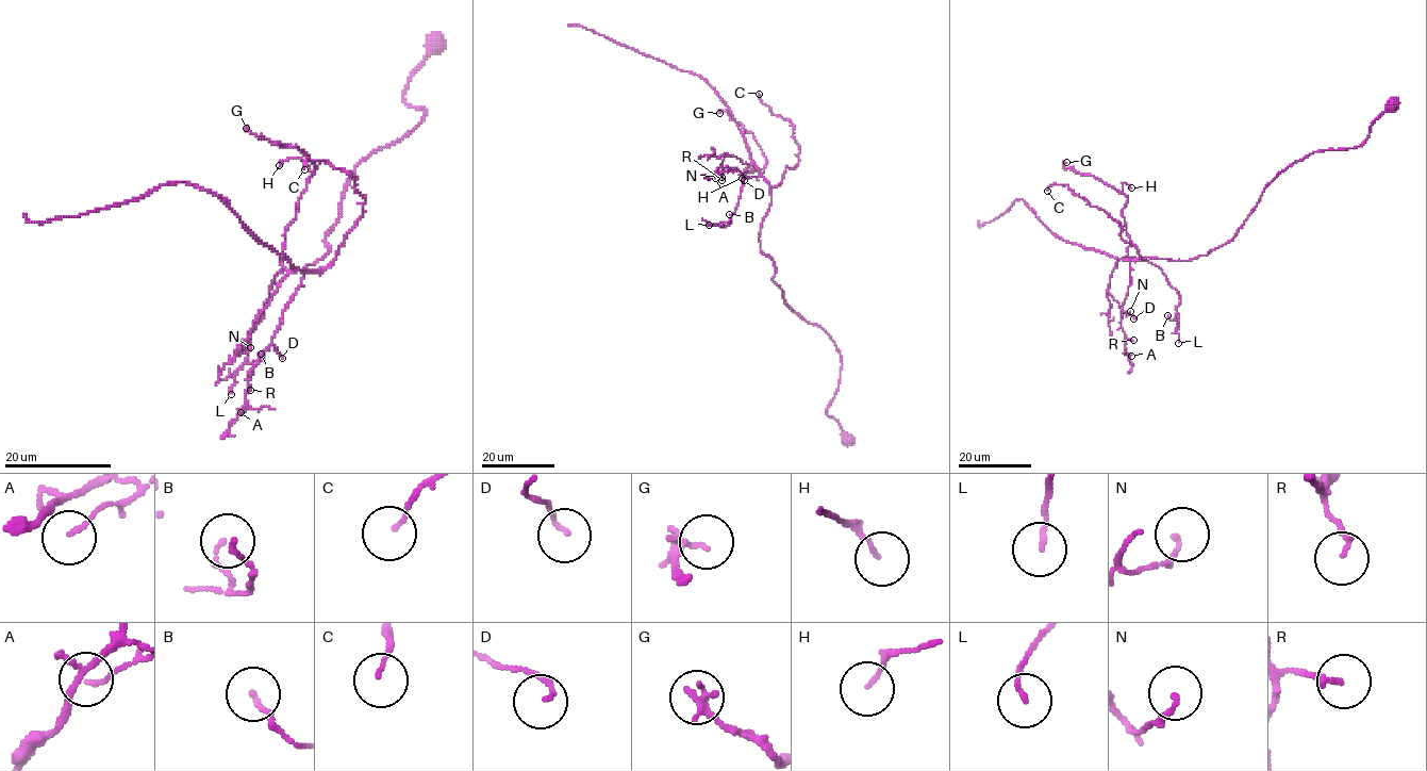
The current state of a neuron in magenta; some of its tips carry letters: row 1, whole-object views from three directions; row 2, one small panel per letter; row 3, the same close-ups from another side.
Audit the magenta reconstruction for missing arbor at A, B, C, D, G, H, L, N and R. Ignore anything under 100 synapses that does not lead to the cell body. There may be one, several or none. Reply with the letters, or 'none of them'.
none of them

